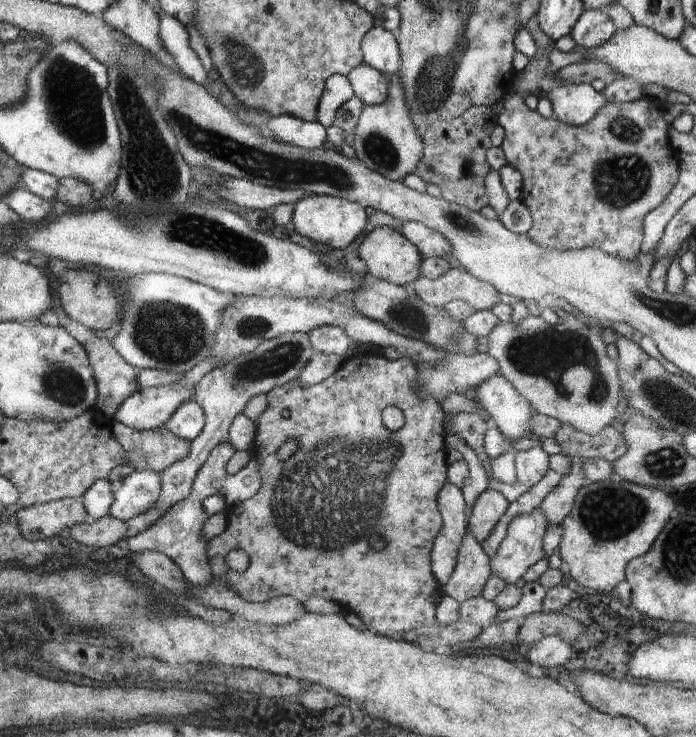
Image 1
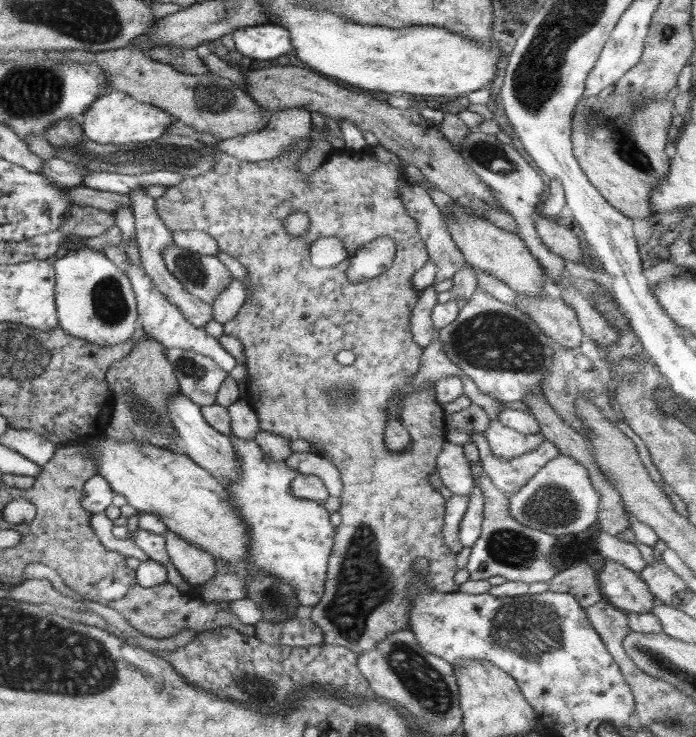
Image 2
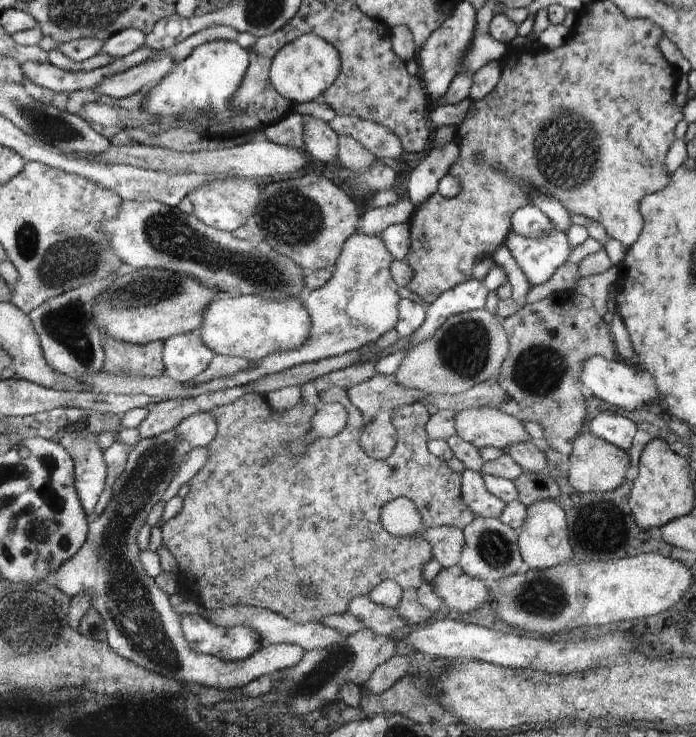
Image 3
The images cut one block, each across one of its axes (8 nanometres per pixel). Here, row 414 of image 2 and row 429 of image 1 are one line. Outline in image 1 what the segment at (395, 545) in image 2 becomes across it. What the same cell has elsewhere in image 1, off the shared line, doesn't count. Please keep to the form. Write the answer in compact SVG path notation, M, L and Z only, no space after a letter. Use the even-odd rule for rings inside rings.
M356 351L346 358L332 376L321 383L303 387L302 383L298 385L298 380L294 380L280 388L273 388L268 394L269 408L260 415L256 422L256 438L250 452L254 458L260 459L261 488L251 499L229 504L226 508L224 514L227 516L227 525L224 532L211 538L207 544L207 562L210 565L211 574L224 577L238 596L251 604L271 601L286 595L293 596L301 603L312 597L334 601L340 606L348 608L350 612L356 612L372 632L384 634L384 636L408 632L412 628L416 630L422 626L436 626L438 624L435 615L437 607L431 600L431 596L434 591L438 591L440 584L432 572L431 552L435 538L442 528L442 517L438 510L437 498L440 489L448 481L446 461L448 450L445 444L449 438L446 434L445 414L440 405L428 392L425 393L422 387L415 385L417 371L415 364L404 357L391 361L385 356L374 356L373 353ZM387 406L399 408L405 416L404 426L396 432L389 431L384 426L382 411ZM287 440L293 440L297 444L297 451L288 460L283 461L277 457L277 452ZM376 536L386 540L386 548L382 552L372 550L372 542L376 540ZM239 548L244 550L249 558L248 567L244 571L234 571L226 563L228 552Z

